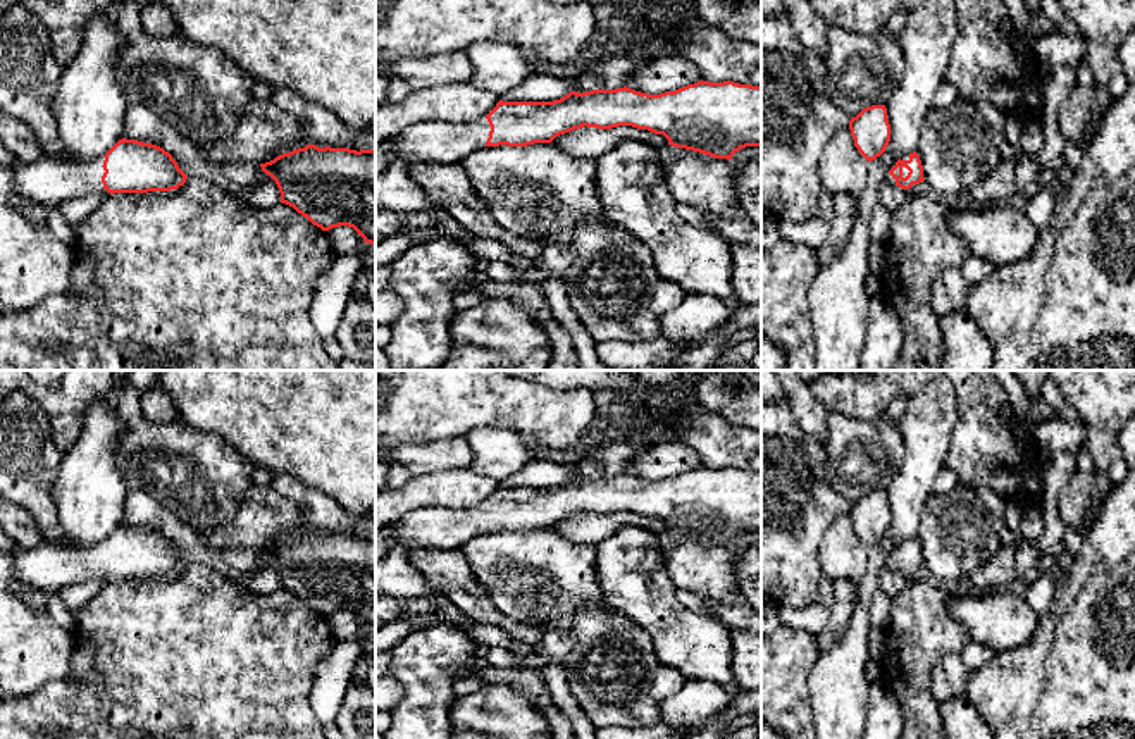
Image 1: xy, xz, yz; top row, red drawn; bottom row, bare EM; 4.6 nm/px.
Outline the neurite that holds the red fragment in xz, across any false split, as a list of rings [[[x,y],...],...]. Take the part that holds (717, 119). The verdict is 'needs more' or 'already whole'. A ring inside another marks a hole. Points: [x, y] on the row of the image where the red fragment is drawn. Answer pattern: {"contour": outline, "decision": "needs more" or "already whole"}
{"contour": [[[698,81],[675,91],[648,95],[627,86],[617,90],[570,91],[553,102],[503,102],[472,124],[422,122],[396,134],[394,152],[405,164],[460,164],[482,146],[527,146],[551,143],[556,136],[580,127],[611,129],[632,126],[663,134],[668,145],[730,160],[746,146],[761,146],[761,86],[734,81]]], "decision": "needs more"}

